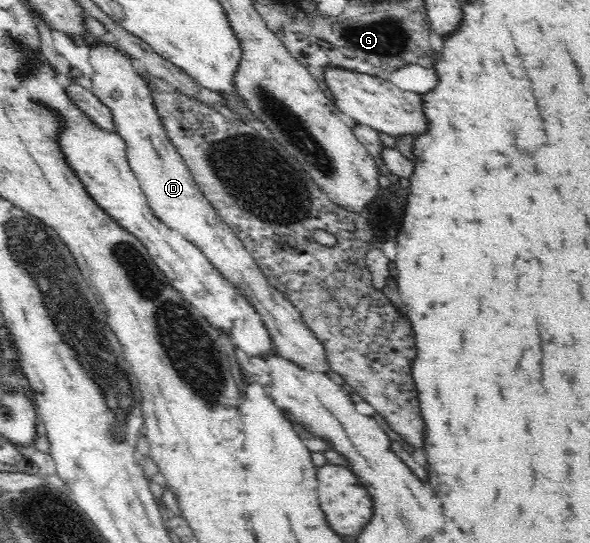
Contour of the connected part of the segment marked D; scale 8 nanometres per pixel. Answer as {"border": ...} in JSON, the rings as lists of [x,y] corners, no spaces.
{"border":[[[98,39],[90,43],[90,64],[93,66],[93,74],[87,82],[91,91],[100,99],[100,102],[110,109],[113,116],[113,131],[118,133],[127,147],[127,159],[133,173],[136,175],[148,204],[153,213],[168,228],[184,235],[192,241],[208,258],[209,261],[229,280],[233,282],[248,298],[253,307],[261,314],[267,326],[272,341],[276,344],[278,355],[289,362],[297,364],[300,368],[309,368],[309,371],[317,372],[321,376],[328,376],[334,369],[330,367],[328,353],[322,343],[317,340],[316,335],[306,326],[301,312],[274,288],[261,271],[258,263],[237,237],[237,234],[222,220],[204,194],[199,189],[192,173],[188,170],[182,155],[174,147],[165,126],[163,119],[158,114],[155,100],[153,100],[153,89],[150,81],[140,73],[134,60],[127,55],[127,52],[117,47],[117,43],[110,43]]]}

